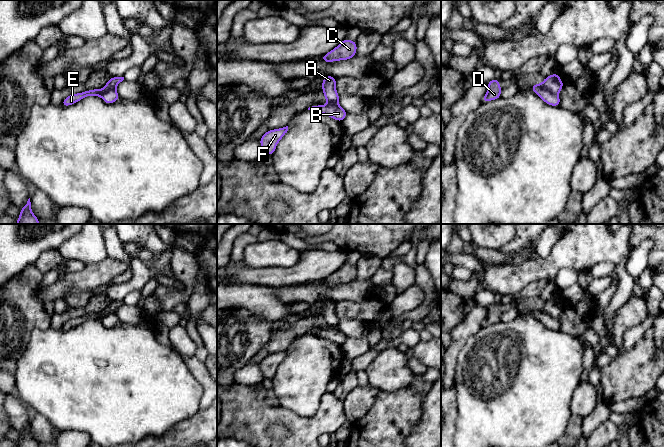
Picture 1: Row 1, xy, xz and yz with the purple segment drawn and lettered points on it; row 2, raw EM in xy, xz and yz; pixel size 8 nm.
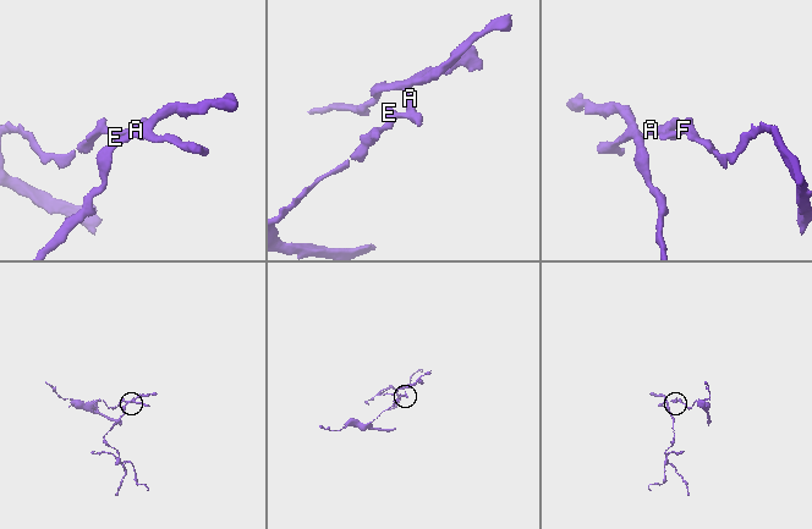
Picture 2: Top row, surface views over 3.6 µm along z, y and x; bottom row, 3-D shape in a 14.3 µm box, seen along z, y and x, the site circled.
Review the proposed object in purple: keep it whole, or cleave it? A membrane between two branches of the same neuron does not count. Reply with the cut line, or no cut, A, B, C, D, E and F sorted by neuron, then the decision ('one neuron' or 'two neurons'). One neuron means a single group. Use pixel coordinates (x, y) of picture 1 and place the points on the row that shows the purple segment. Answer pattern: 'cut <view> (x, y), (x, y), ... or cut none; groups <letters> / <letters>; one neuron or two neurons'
cut xy (114, 89), (108, 89), (100, 95); groups A C D / B E F; two neurons

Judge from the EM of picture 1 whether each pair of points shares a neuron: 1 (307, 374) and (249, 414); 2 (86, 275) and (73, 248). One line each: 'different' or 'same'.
1: different
2: different

